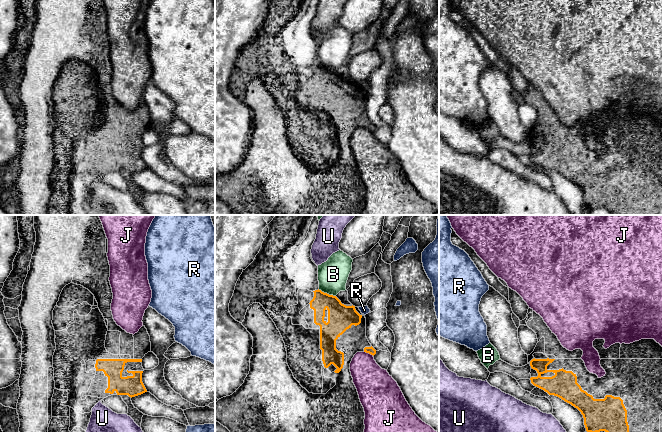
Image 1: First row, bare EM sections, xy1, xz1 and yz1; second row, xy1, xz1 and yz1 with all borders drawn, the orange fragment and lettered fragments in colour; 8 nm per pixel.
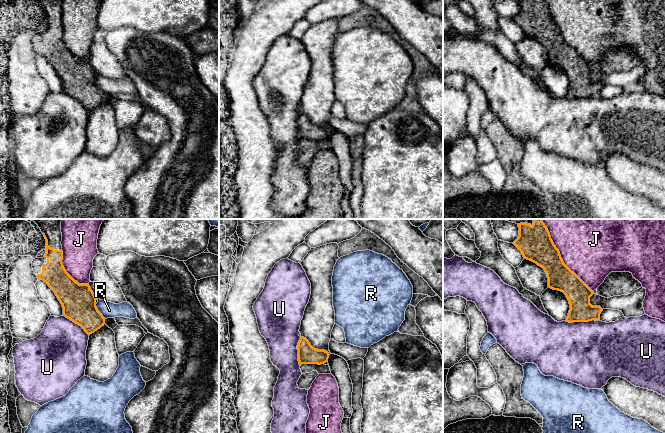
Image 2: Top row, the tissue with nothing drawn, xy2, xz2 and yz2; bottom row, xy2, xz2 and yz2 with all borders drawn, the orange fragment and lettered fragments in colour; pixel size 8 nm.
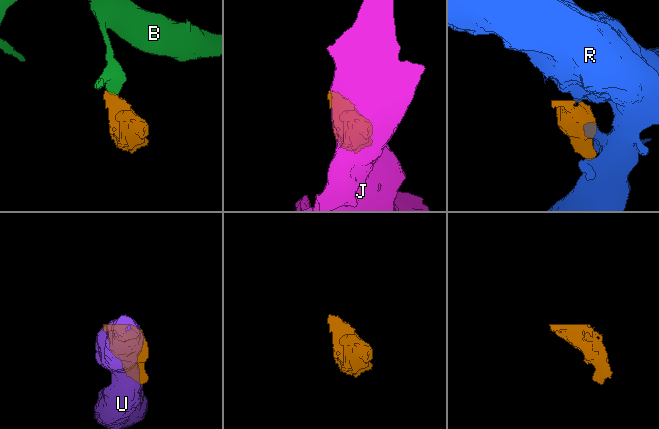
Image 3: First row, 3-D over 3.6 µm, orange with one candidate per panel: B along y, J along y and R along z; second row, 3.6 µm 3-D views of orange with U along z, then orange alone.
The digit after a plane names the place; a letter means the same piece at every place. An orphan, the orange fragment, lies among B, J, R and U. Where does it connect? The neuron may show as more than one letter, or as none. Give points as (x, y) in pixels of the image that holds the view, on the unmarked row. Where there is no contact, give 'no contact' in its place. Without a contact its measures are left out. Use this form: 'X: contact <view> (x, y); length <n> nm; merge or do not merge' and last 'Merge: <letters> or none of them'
B: contact xz1 (326, 69); length 160 nm; do not merge
J: contact yz2 (561, 35); length 700 nm; do not merge
R: contact xy2 (98, 87); length 150 nm; do not merge
U: contact yz2 (582, 97); length 280 nm; do not merge
Merge: none of them

